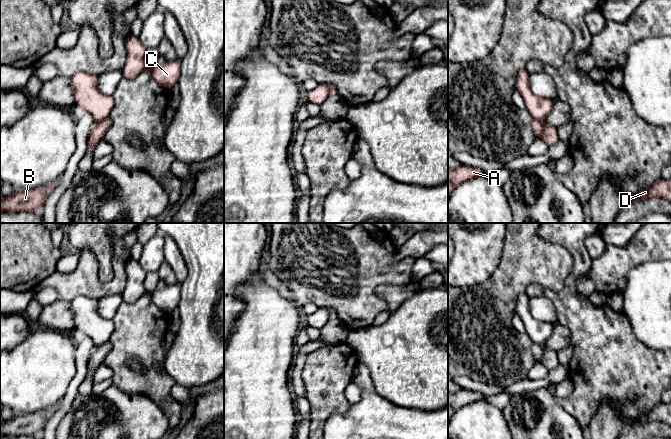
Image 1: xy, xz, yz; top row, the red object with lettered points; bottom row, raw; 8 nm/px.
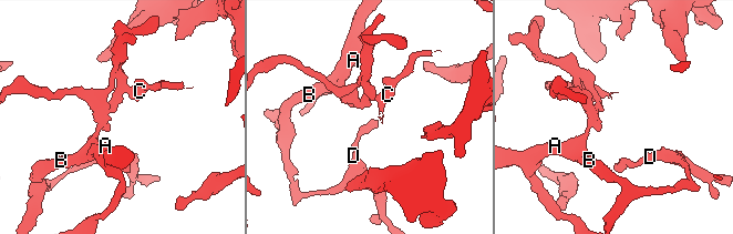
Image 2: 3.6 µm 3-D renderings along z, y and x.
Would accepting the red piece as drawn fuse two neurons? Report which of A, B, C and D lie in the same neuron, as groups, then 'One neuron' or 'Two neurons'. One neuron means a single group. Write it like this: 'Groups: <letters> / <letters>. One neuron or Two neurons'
Groups: A B D / C. Two neurons

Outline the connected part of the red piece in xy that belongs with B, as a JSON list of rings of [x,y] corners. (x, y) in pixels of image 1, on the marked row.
[[[53,184],[49,187],[42,186],[35,189],[18,190],[8,197],[1,197],[0,211],[40,213],[52,188]]]

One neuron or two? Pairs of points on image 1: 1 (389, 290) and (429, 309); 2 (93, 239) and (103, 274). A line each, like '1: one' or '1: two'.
1: two
2: one

